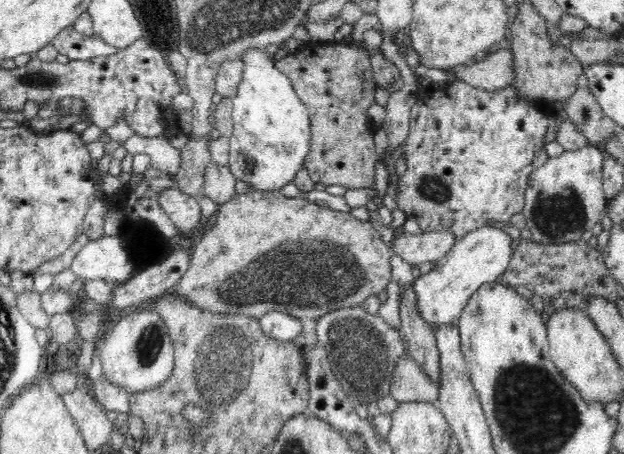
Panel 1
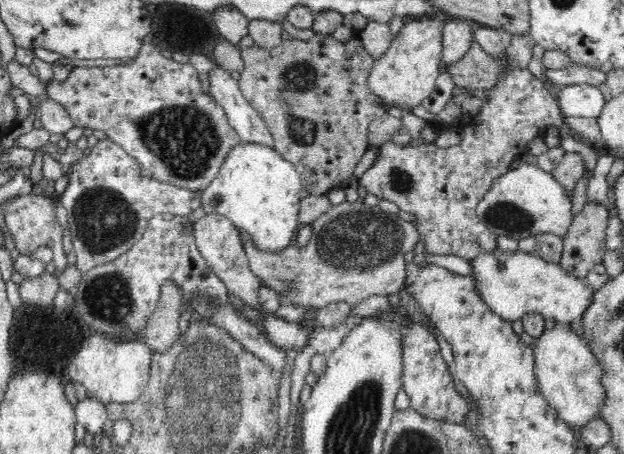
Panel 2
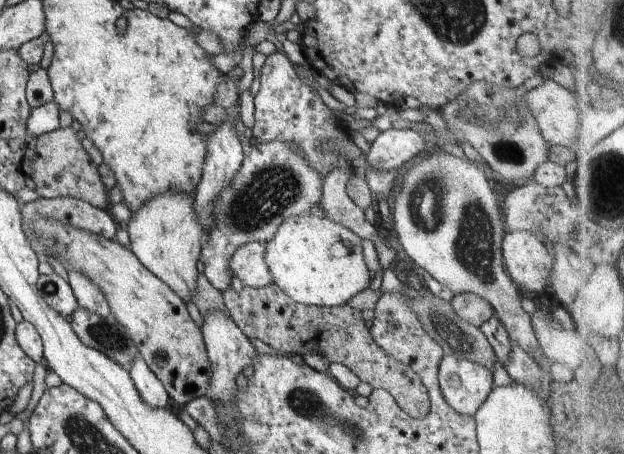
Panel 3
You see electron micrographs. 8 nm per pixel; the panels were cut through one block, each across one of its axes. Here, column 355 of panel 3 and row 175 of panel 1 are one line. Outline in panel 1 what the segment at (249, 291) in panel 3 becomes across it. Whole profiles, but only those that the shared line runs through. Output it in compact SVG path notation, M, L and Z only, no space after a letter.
M308 41L300 49L277 60L274 66L285 74L292 83L300 102L307 108L311 126L311 146L305 166L310 179L326 186L338 184L348 190L374 188L374 166L378 161L374 143L375 126L368 120L366 110L375 103L374 94L378 87L373 78L370 51L360 47L349 47L341 42Z

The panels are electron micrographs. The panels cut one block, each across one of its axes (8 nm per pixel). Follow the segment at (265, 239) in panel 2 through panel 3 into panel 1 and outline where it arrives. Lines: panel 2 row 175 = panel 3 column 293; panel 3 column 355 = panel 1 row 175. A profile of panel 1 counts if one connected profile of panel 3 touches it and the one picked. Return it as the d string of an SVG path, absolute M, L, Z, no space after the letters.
M248 48L242 58L242 80L233 96L233 129L229 136L230 173L237 181L244 181L254 191L280 191L291 184L305 166L311 146L311 126L307 108L300 102L289 78L278 70L271 56L262 48Z

